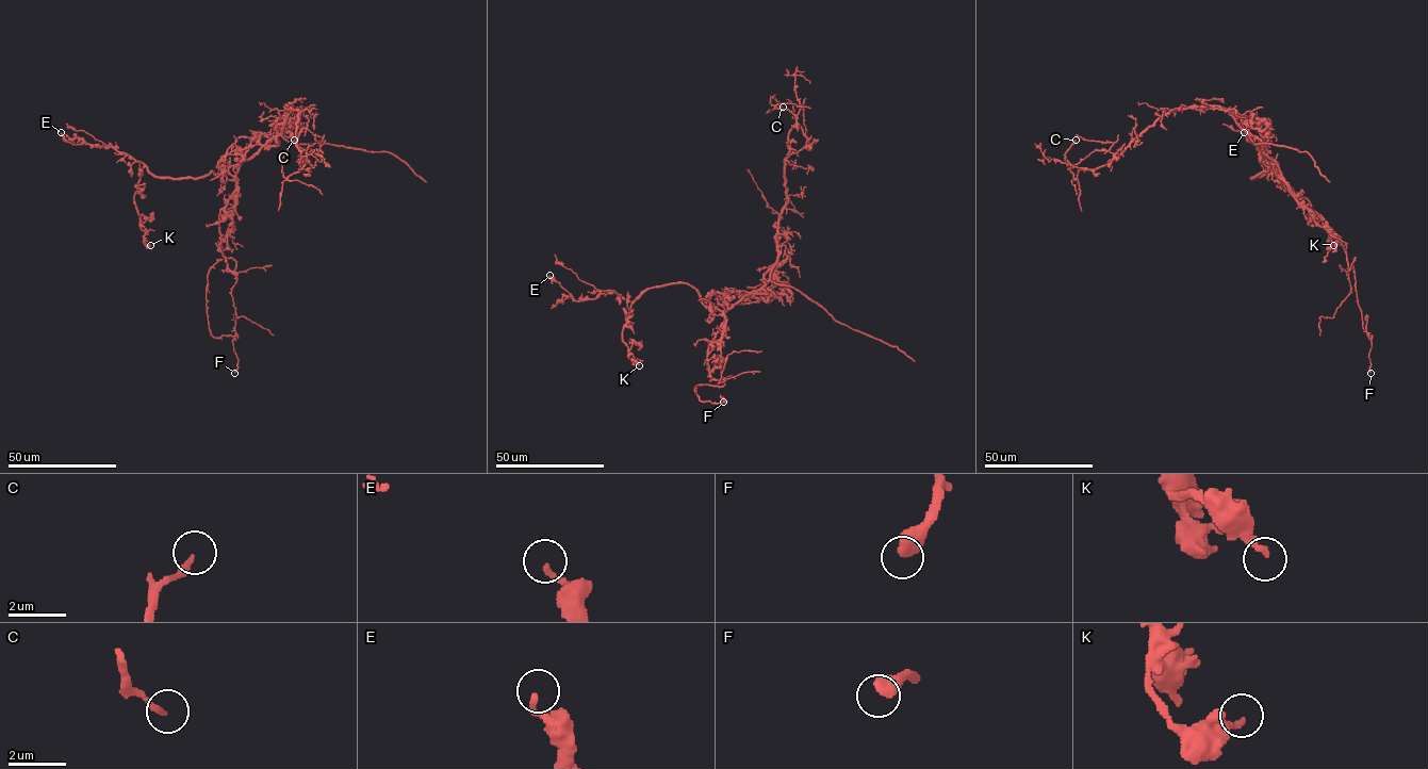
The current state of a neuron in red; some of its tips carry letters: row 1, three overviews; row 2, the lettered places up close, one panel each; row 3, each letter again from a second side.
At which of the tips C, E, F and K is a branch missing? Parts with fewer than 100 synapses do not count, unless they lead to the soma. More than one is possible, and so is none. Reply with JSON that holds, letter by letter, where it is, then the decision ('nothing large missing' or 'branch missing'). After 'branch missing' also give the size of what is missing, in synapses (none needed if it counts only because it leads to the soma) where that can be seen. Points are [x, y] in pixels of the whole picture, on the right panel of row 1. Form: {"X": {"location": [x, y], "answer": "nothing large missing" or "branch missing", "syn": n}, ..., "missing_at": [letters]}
{"C": {"location": [1076, 140], "answer": "nothing large missing"}, "E": {"location": [1244, 132], "answer": "nothing large missing"}, "F": {"location": [1371, 373], "answer": "nothing large missing"}, "K": {"location": [1333, 245], "answer": "nothing large missing"}, "missing_at": []}

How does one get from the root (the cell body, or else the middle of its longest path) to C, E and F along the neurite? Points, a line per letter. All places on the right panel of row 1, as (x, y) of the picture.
C: (1273, 160), (1226, 110), (1214, 105), (1164, 113), (1113, 160), (1080, 169), (1074, 179), (1065, 153), (1076, 140)
E: (1273, 160), (1280, 175), (1251, 178), (1269, 164), (1259, 151), (1268, 144), (1252, 144), (1244, 132)
F: (1273, 160), (1290, 189), (1340, 238), (1348, 271), (1355, 258), (1358, 305), (1363, 329), (1372, 337), (1371, 373)

